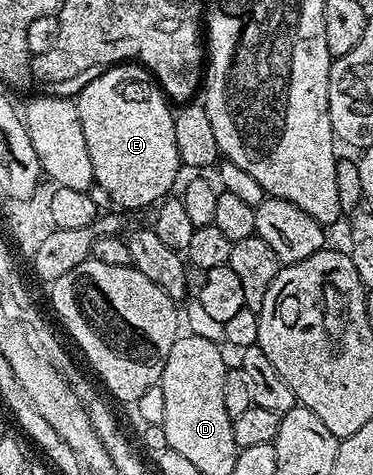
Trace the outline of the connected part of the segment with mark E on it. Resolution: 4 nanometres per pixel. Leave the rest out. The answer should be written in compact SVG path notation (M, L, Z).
M127 61L105 68L78 92L76 102L80 113L80 129L84 129L84 141L88 141L88 157L92 157L95 184L104 186L115 208L146 207L149 203L154 205L175 190L174 182L182 162L176 149L174 111L166 94L145 67Z

